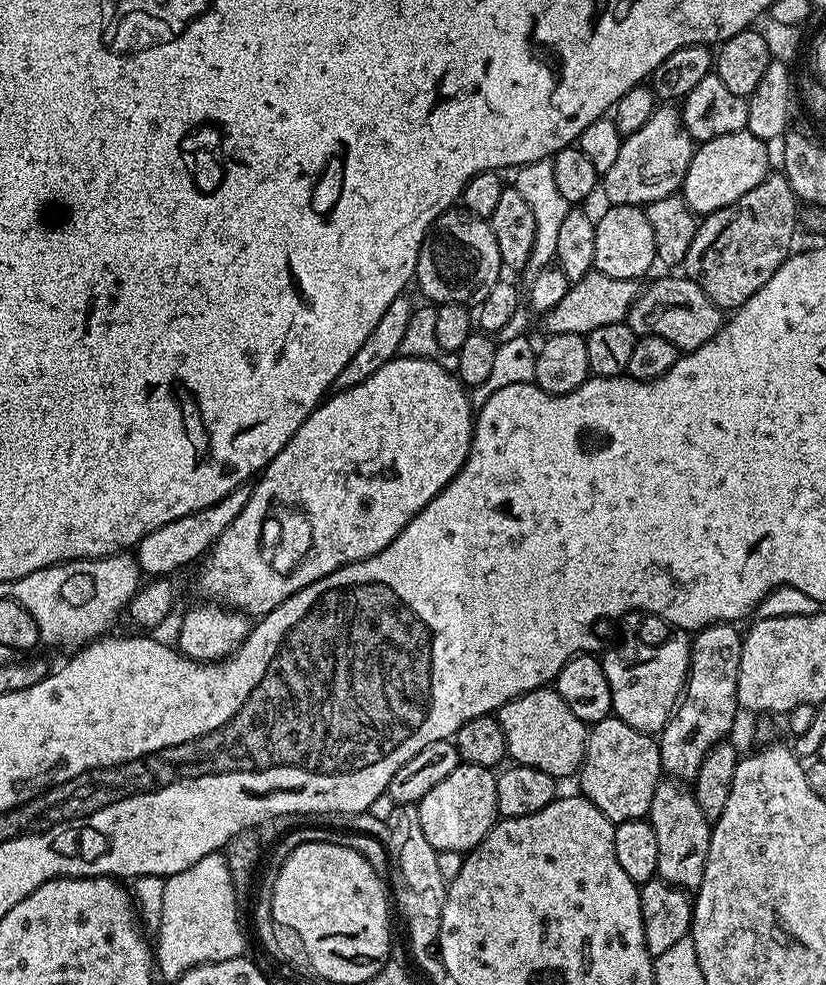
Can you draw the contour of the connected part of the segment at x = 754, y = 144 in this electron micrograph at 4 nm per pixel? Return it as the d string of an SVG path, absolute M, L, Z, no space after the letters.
M747 130L703 141L693 151L692 162L684 173L682 195L685 202L697 214L717 212L719 208L733 204L770 175L768 148L765 141L751 136Z

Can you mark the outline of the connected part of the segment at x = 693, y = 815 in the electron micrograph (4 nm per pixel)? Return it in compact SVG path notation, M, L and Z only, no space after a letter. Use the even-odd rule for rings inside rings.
M664 778L654 790L650 823L658 838L656 876L673 889L696 890L699 889L704 877L704 863L708 857L712 832L709 821L703 816L693 793L680 784L683 783L672 778Z

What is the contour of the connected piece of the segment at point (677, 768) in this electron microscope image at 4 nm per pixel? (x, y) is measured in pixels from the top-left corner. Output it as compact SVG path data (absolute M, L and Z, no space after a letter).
M728 622L709 624L707 628L699 629L691 637L692 657L688 667L688 682L682 693L682 699L676 705L663 732L659 733L660 762L663 771L672 778L694 778L699 774L699 768L711 751L713 745L721 743L729 735L735 714L738 711L736 703L736 691L738 690L738 666L742 654L742 632L739 627Z

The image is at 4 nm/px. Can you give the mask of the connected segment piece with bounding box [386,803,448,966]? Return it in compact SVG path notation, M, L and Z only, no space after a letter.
M415 803L395 805L390 814L386 816L388 825L388 844L394 857L394 862L398 864L398 868L403 876L402 880L406 886L406 894L404 896L404 918L406 920L406 928L408 930L408 938L410 940L410 950L415 957L415 963L428 964L433 953L431 953L439 943L441 914L445 906L445 898L447 896L447 881L440 876L438 867L438 852L436 848L426 841L426 836L422 831L419 807Z

